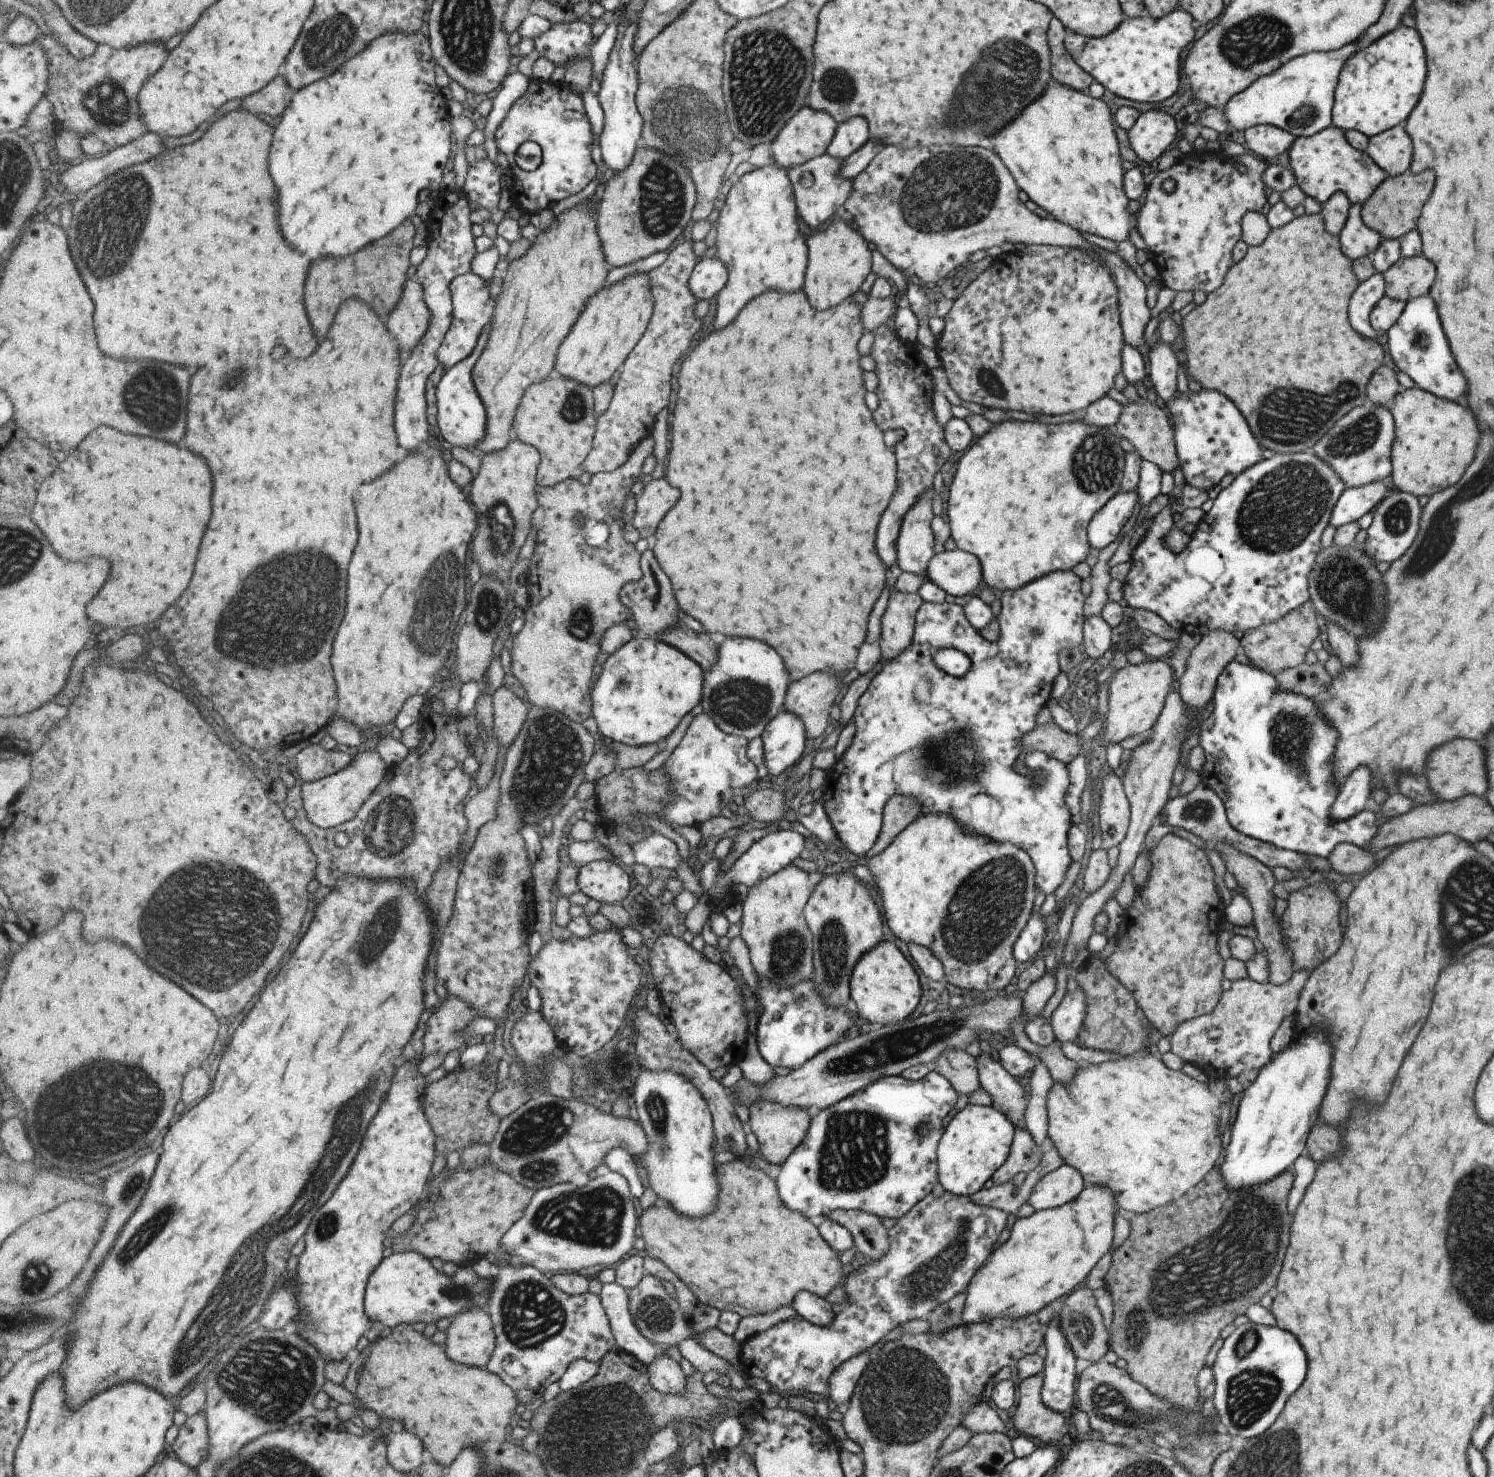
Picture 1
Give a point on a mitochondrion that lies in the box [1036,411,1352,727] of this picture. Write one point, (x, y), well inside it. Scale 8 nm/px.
(1281, 509)

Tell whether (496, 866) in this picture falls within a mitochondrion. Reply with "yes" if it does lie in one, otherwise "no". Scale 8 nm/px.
yes

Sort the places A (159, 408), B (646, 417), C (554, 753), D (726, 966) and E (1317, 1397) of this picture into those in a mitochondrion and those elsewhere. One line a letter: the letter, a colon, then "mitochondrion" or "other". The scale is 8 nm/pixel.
A: mitochondrion
B: other
C: mitochondrion
D: other
E: other

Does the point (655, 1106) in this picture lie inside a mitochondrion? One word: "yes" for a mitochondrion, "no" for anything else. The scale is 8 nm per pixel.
yes

